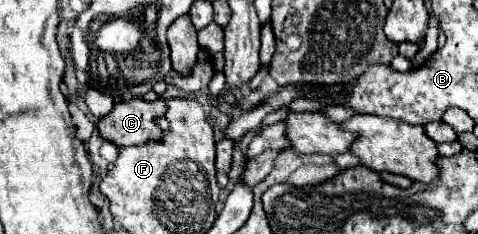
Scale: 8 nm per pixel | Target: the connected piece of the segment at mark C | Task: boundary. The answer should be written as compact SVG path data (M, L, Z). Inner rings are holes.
M123 100L101 118L99 134L117 146L137 146L149 140L159 140L163 132L155 126L153 120L157 116L165 116L165 110L165 100Z

